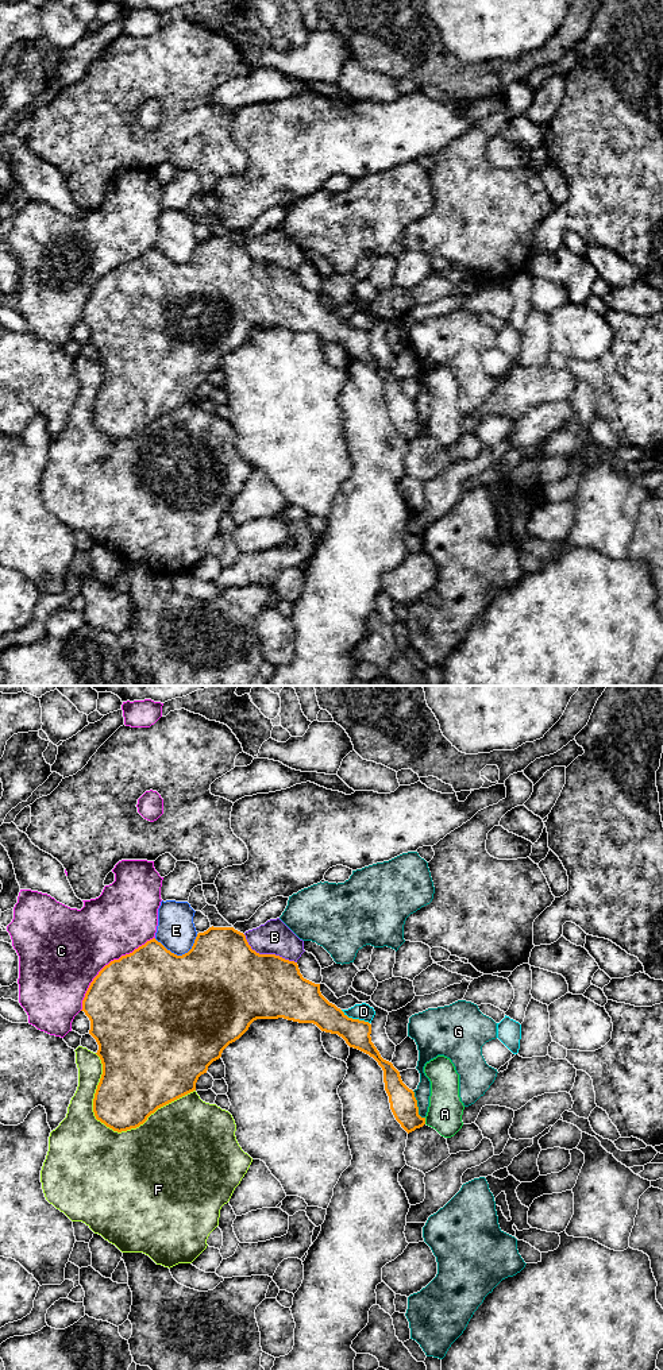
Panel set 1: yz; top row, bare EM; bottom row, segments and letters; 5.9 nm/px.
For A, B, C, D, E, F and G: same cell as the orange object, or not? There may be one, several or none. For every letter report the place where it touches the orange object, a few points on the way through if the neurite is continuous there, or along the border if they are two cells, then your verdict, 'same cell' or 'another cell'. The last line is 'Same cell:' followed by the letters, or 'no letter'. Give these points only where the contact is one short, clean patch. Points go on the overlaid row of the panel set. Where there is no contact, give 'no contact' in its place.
A: yz (424, 1120) | another cell
B: yz (268, 954) | another cell
C: yz (108, 964) | another cell
D: yz (355, 1019) | along yz (340, 1010), (349, 1017), (363, 1019), (369, 1023) | another cell
E: yz (178, 956) | another cell
F: yz (114, 1130) | another cell
G: yz (416, 1106) | another cell
Same cell: no letter

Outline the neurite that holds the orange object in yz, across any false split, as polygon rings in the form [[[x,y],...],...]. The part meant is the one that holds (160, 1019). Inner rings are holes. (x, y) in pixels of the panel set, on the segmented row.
[[[209,927],[198,933],[192,949],[177,956],[155,938],[105,965],[90,983],[82,1010],[90,1020],[89,1034],[99,1045],[97,1056],[103,1074],[93,1099],[97,1120],[113,1131],[136,1128],[158,1108],[196,1091],[198,1077],[221,1057],[223,1050],[239,1039],[257,1019],[284,1018],[298,1023],[313,1023],[321,1031],[338,1034],[350,1047],[373,1057],[383,1070],[385,1091],[396,1120],[409,1134],[425,1124],[419,1115],[415,1092],[401,1080],[392,1062],[383,1060],[371,1042],[371,1024],[348,1018],[320,992],[320,984],[302,977],[294,961],[275,954],[259,954],[251,949],[246,935],[234,927]]]

